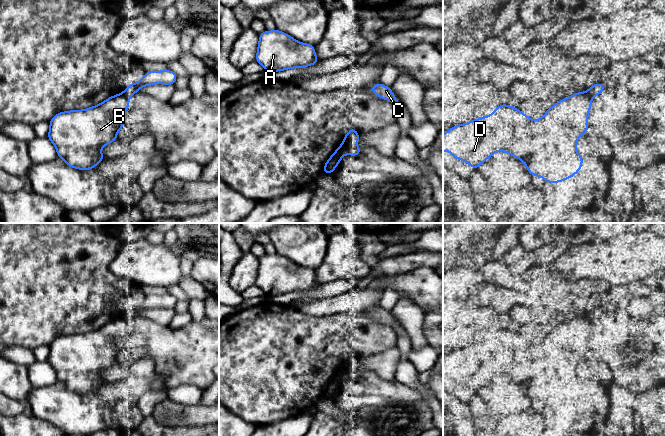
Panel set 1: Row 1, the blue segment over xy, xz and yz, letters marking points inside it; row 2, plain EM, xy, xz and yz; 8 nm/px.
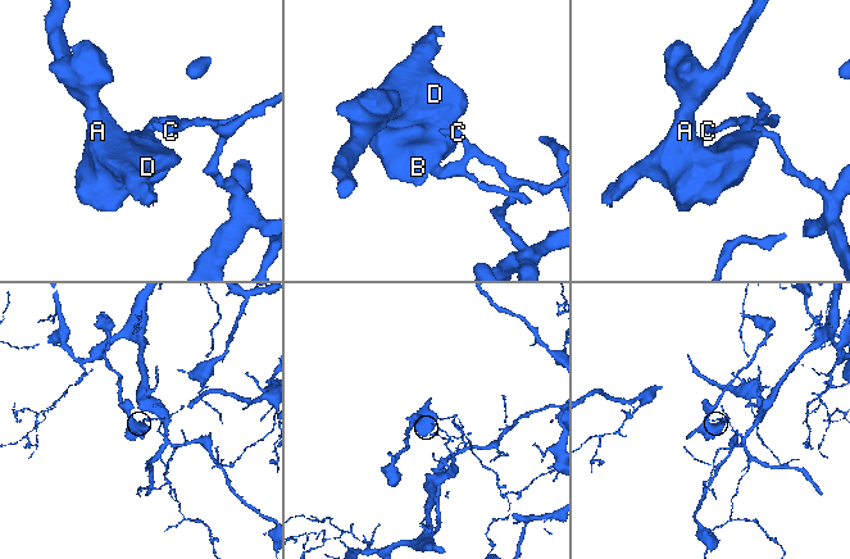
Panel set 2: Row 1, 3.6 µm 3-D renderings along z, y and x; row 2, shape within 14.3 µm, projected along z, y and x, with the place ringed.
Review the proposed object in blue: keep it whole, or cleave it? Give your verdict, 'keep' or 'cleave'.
cleave

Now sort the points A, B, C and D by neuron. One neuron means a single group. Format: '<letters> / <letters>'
A B D / C

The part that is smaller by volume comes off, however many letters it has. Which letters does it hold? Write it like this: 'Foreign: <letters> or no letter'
Foreign: A, B, D

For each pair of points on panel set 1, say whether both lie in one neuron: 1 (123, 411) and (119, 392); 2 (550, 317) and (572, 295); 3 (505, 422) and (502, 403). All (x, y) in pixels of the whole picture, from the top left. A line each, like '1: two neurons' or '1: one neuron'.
1: one neuron
2: one neuron
3: two neurons

